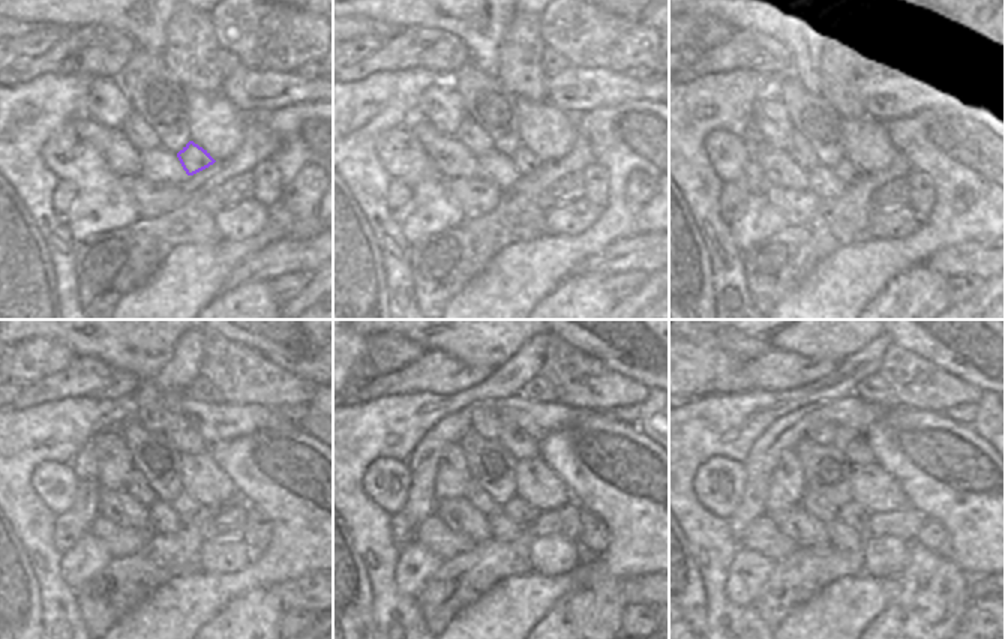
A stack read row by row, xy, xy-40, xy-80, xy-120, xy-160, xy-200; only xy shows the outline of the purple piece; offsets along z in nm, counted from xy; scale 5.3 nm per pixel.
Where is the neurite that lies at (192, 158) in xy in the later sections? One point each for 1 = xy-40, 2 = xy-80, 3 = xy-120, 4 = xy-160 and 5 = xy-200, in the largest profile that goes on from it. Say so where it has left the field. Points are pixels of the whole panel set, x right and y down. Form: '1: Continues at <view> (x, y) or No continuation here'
1: Continues at xy-40 (525, 162)
2: Continues at xy-80 (848, 171)
3: Continues at xy-120 (185, 507)
4: Continues at xy-160 (521, 512)
5: Continues at xy-200 (854, 515).

